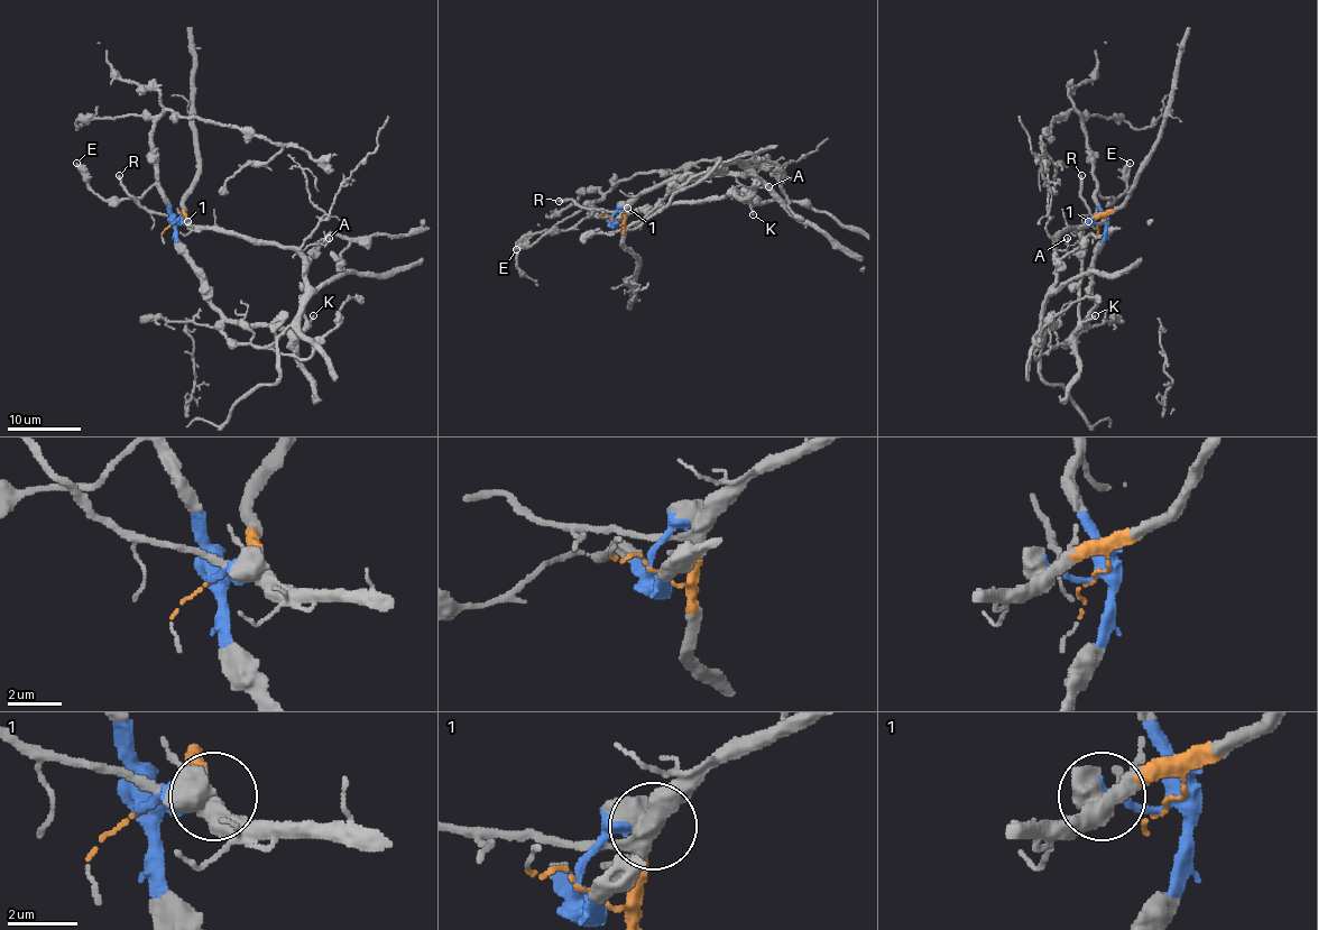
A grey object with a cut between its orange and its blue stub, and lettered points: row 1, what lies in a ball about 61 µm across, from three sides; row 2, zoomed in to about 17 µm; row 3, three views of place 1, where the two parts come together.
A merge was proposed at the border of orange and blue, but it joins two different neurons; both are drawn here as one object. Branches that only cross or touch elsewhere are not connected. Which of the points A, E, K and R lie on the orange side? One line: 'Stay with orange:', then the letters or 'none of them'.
Stay with orange: A, R

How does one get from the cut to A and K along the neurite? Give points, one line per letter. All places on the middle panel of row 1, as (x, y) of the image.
A: (615, 220), (624, 222), (624, 211), (641, 194), (679, 177), (733, 174), (747, 187), (770, 187)
K: (615, 222), (627, 213), (655, 214), (667, 205), (688, 200), (739, 194), (749, 203), (753, 214)

